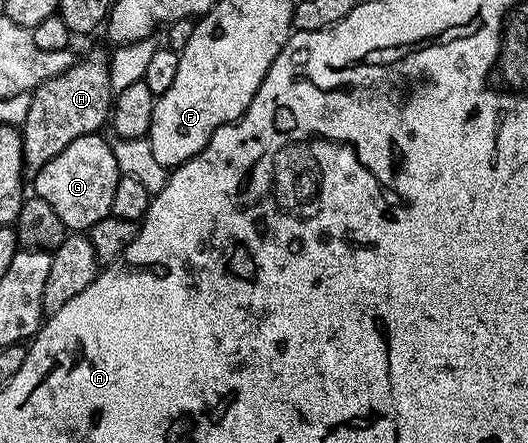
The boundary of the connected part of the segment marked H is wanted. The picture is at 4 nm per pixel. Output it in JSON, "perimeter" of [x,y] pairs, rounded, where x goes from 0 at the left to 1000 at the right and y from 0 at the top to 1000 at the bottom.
{"perimeter":[[[169,122],[163,131],[148,129],[112,172],[97,172],[81,190],[59,210],[59,244],[51,244],[47,273],[38,278],[36,300],[40,305],[40,370],[49,404],[68,402],[70,391],[85,377],[91,366],[104,361],[134,316],[150,316],[150,307],[182,302],[193,289],[191,282],[205,278],[210,266],[210,242],[218,219],[216,203],[206,190],[206,142],[197,122]]]}

